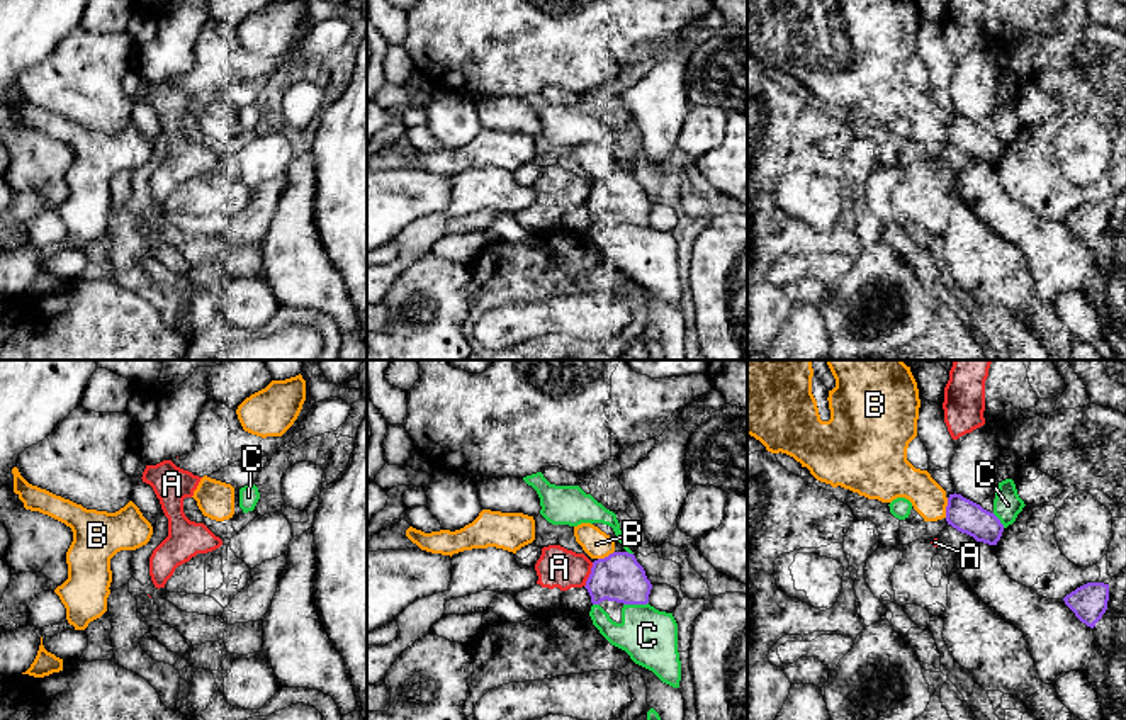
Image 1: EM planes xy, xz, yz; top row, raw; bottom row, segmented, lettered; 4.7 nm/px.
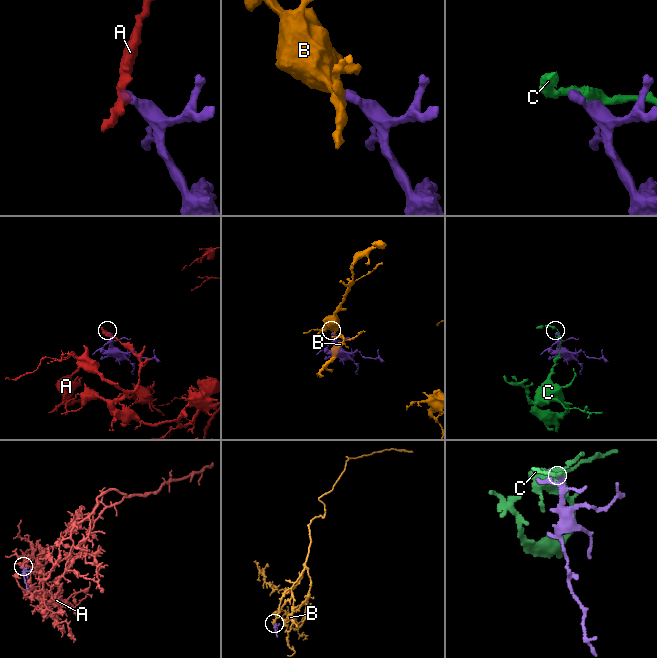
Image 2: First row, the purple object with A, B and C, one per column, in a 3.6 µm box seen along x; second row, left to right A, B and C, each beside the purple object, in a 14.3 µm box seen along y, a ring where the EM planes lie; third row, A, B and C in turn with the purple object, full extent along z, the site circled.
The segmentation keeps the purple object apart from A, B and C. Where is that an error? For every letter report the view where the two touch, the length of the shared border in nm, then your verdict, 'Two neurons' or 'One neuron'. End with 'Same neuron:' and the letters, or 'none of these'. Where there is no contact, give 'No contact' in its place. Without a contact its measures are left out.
A: Touches purple in xz. Shared border 130 nm. Two neurons
B: Touches purple in yz. Shared border 100 nm. One neuron
C: Touches purple in xz. Shared border 120 nm. Two neurons
Same neuron: B

